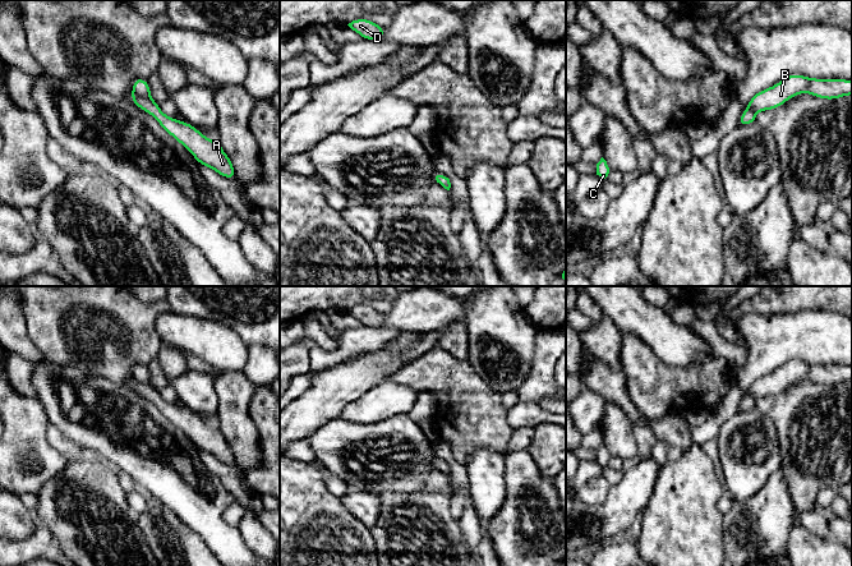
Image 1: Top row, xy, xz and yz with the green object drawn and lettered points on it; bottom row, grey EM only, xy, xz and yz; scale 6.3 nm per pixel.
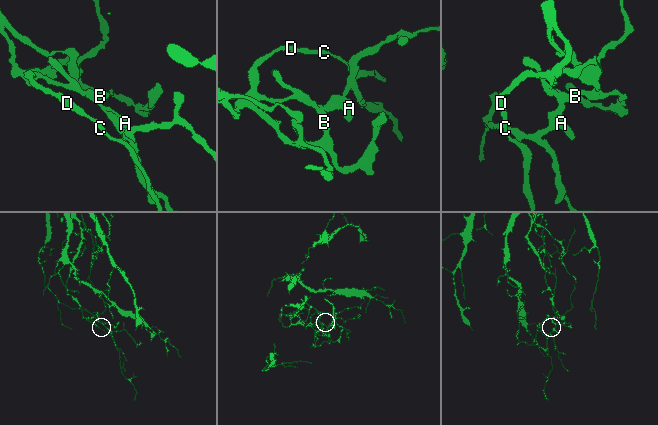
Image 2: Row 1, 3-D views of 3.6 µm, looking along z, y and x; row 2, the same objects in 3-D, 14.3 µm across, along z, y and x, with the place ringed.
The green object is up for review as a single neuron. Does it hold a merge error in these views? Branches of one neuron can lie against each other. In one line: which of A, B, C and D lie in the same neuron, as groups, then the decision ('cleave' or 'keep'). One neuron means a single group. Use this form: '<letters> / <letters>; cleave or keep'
A B C D; keep

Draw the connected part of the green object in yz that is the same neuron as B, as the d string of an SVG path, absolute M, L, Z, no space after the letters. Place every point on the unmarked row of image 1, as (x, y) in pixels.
M791 360L770 374L752 382L747 395L741 400L737 411L756 409L757 397L774 396L796 381L807 378L814 383L835 386L852 381L852 368L848 365L816 365Z

